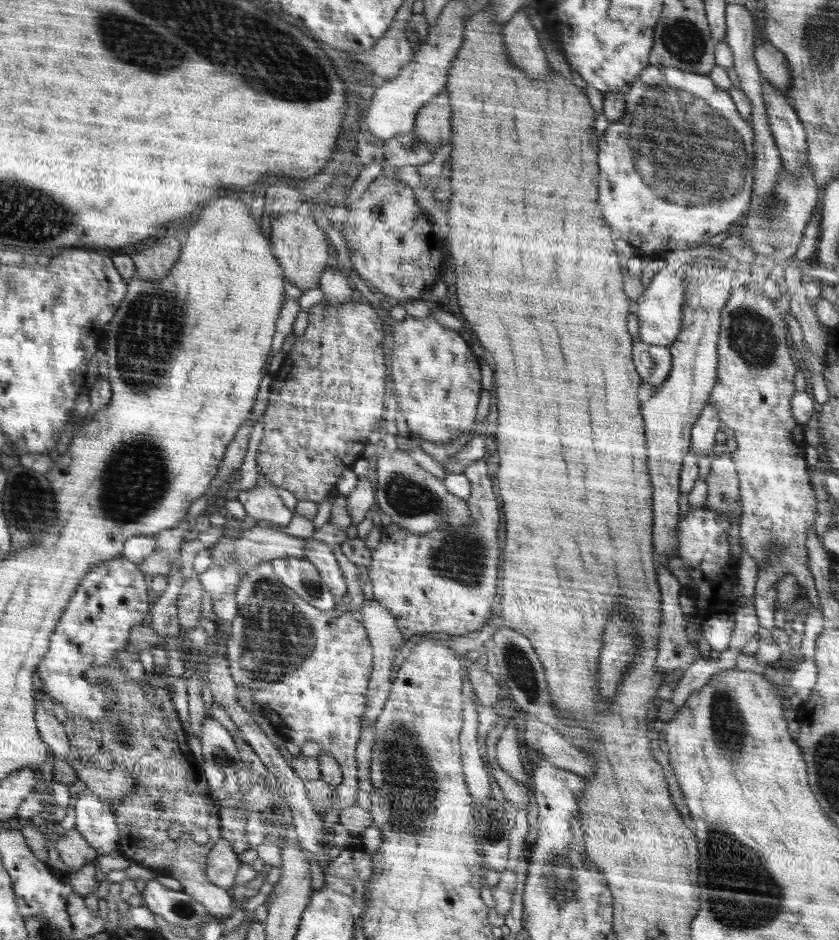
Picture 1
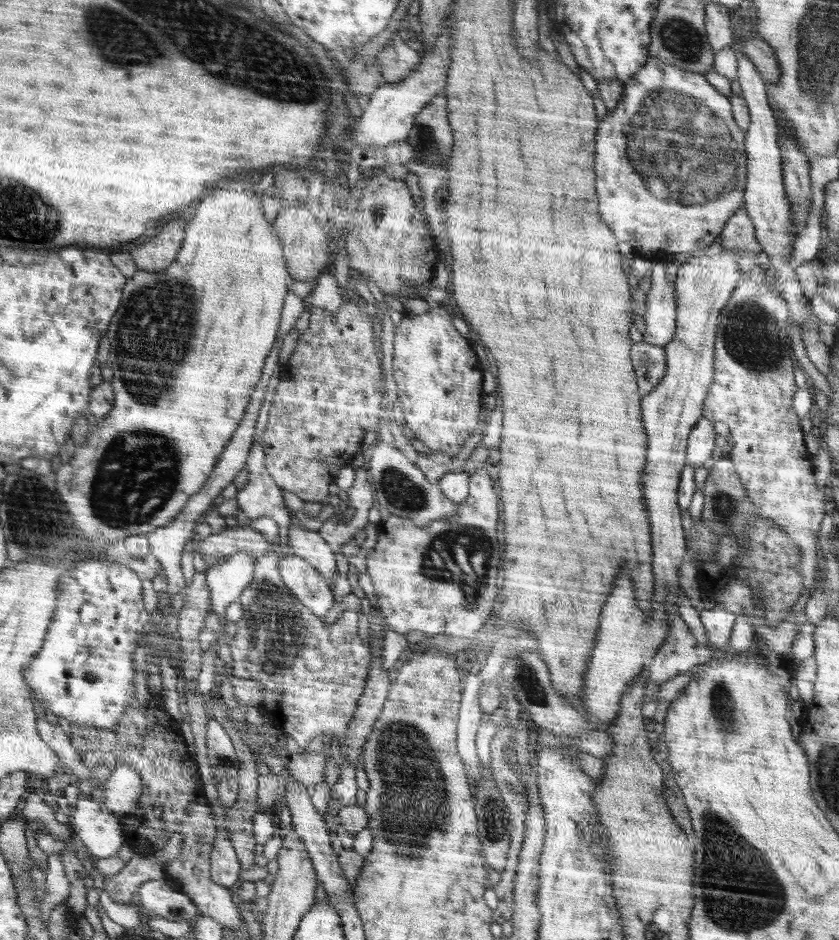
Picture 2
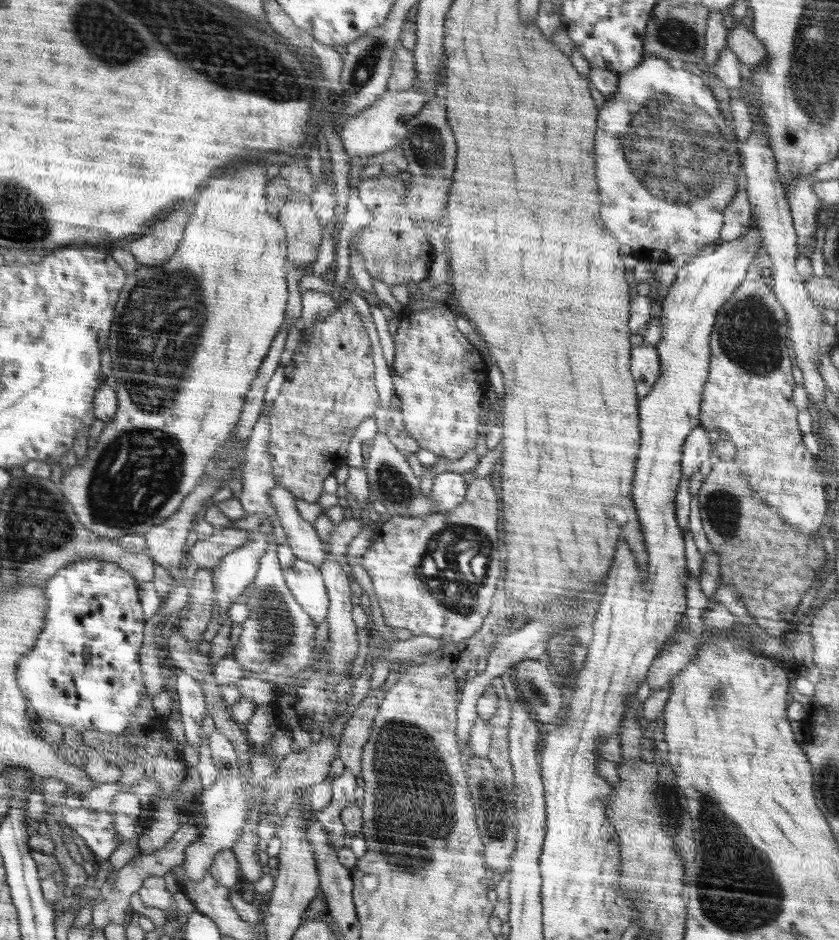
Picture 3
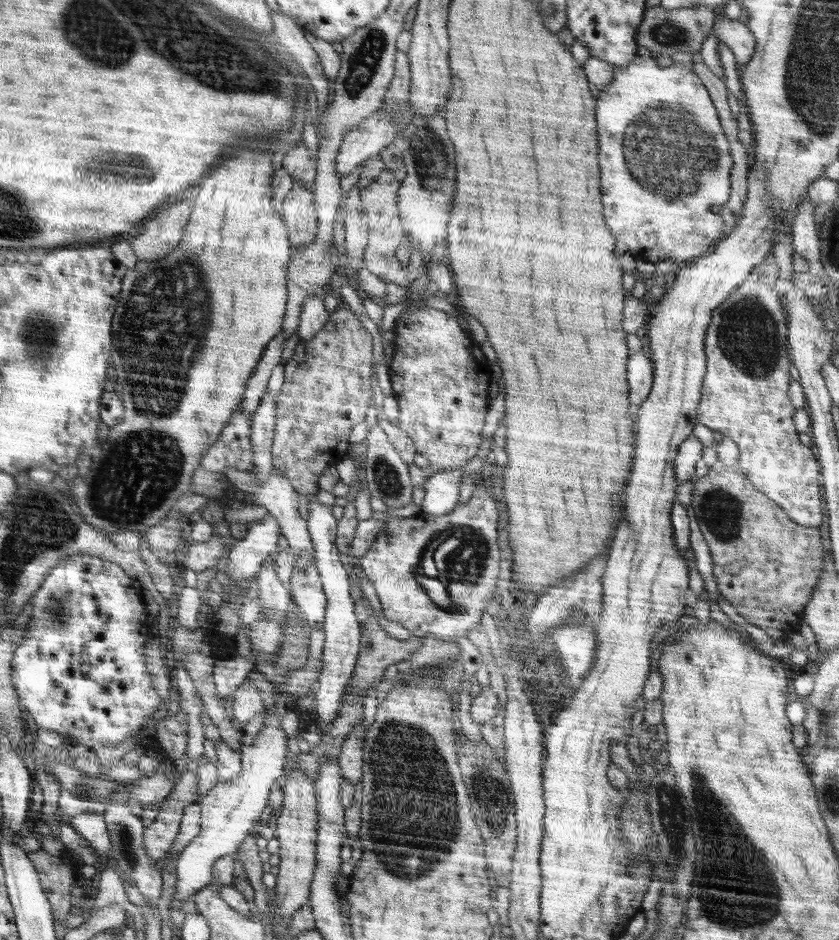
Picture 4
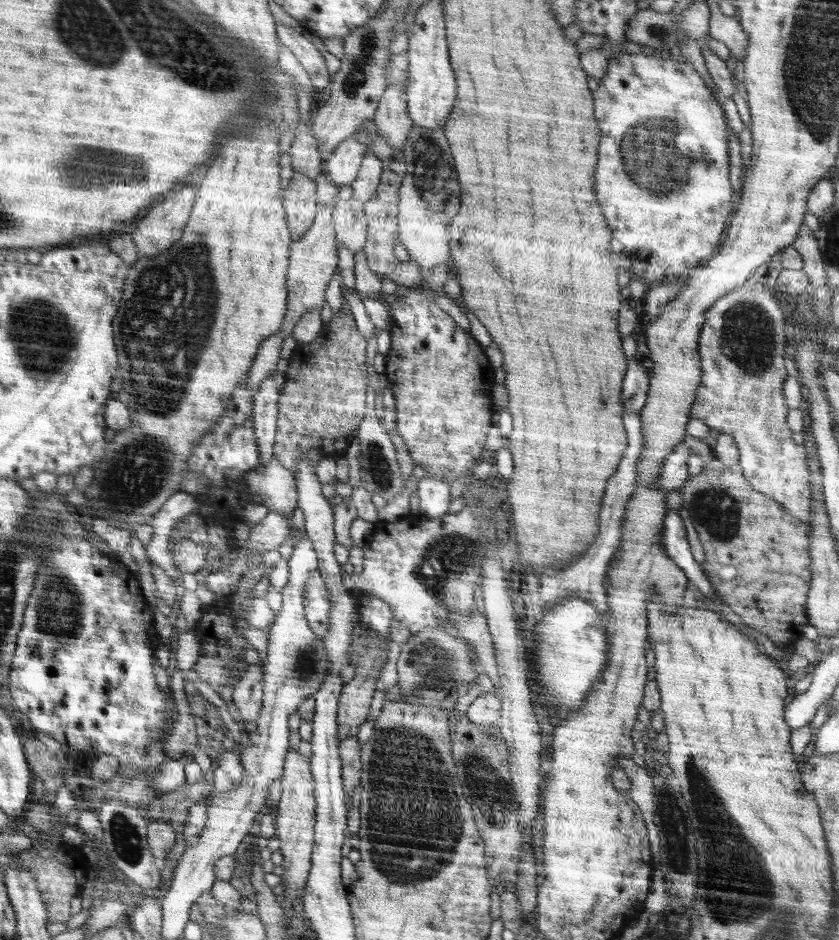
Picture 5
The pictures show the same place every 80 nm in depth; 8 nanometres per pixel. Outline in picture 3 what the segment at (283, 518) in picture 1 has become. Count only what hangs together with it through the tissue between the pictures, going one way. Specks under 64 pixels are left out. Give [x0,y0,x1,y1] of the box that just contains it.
[239,406,278,520]

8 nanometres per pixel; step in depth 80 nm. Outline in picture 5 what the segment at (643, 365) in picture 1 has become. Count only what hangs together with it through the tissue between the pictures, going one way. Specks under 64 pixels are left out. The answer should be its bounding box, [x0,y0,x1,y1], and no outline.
[623,359,649,414]

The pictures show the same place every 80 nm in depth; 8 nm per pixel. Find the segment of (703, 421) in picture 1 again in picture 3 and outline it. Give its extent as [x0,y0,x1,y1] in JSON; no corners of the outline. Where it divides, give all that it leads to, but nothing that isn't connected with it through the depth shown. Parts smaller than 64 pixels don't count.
[681,424,712,478]

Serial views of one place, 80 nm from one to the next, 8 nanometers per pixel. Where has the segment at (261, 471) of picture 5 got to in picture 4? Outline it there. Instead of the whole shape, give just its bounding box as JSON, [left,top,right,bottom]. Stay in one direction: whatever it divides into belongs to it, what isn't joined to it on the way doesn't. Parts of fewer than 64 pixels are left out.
[225,469,315,555]

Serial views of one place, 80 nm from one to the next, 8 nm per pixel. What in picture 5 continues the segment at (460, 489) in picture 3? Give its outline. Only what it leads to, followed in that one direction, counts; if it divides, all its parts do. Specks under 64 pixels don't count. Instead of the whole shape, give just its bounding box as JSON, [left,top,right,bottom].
[418,476,450,518]

